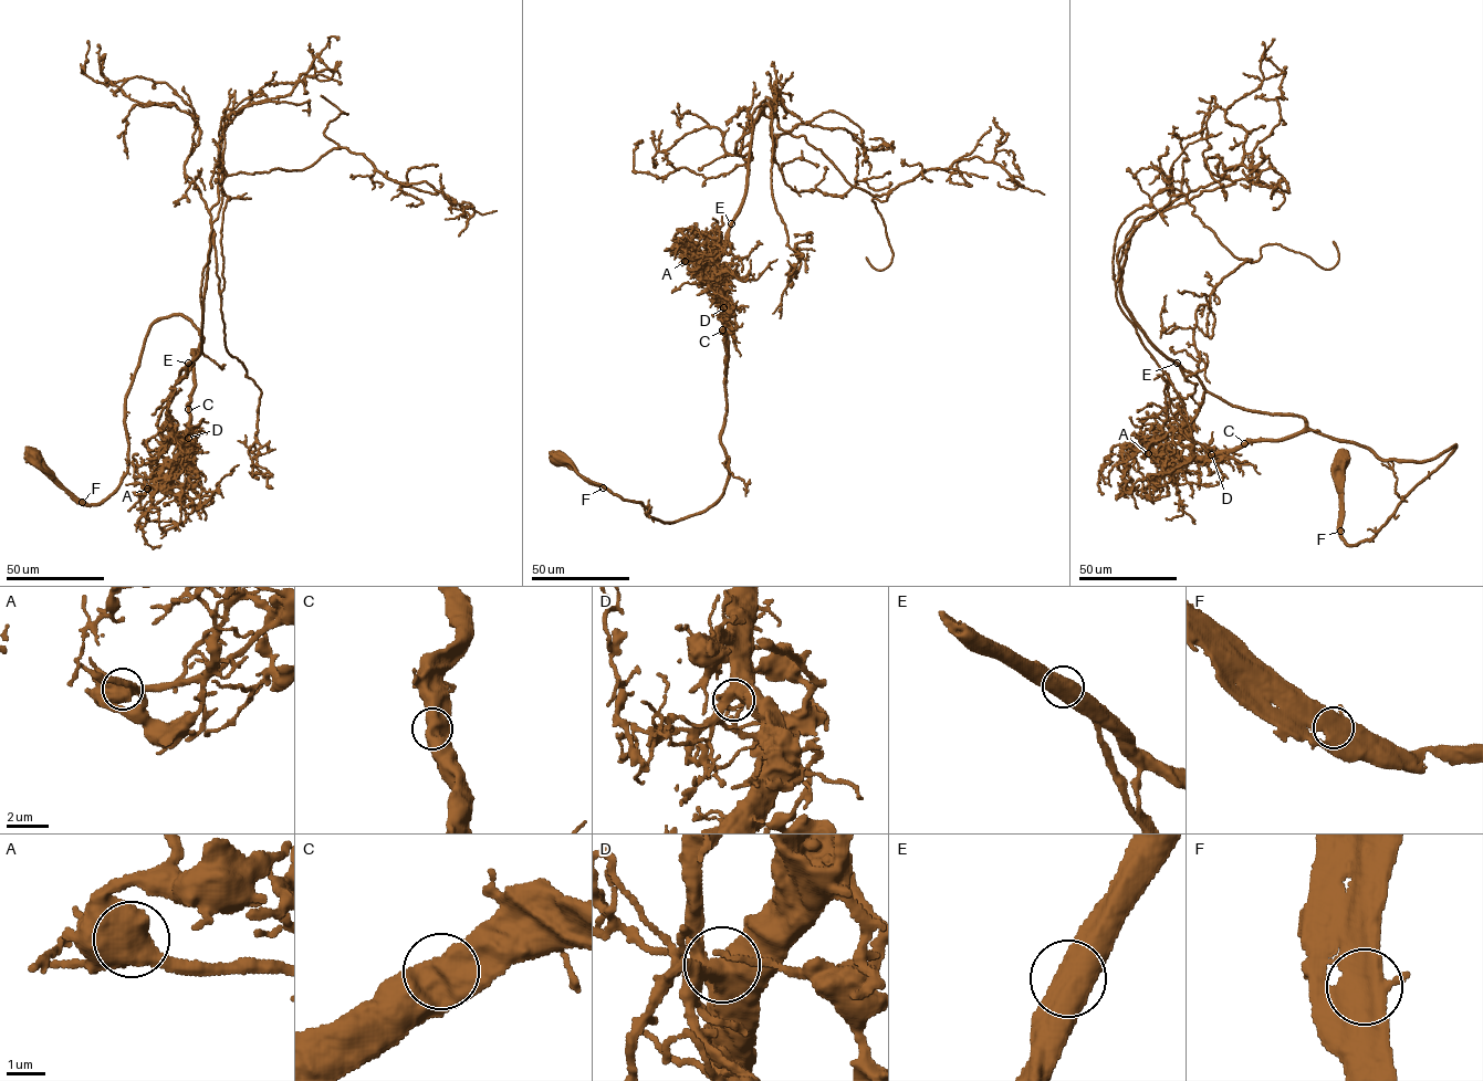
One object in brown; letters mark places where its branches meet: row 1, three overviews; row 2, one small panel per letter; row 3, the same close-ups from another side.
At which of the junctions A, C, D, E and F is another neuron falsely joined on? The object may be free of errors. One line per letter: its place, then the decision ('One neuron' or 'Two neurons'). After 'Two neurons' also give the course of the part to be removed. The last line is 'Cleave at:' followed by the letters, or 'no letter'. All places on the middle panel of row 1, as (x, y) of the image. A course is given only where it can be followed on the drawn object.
A: Place: (685, 261). One neuron
C: Place: (722, 329). One neuron
D: Place: (723, 307). One neuron
E: Place: (731, 223). Two neurons. Course of the part to remove: (731, 223), (764, 100), (781, 129), (873, 195), (974, 157), (1022, 178), (1012, 151), (995, 153)
F: Place: (603, 487). One neuron
Cleave at: E

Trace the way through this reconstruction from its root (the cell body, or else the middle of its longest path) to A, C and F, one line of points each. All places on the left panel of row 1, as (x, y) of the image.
A: (34, 455), (75, 497), (107, 499), (146, 336), (180, 315), (202, 338), (190, 445), (147, 489)
C: (34, 455), (75, 497), (107, 499), (127, 470), (125, 397), (145, 338), (171, 315), (202, 338), (188, 409)
F: (34, 455), (38, 455), (54, 481), (82, 502)

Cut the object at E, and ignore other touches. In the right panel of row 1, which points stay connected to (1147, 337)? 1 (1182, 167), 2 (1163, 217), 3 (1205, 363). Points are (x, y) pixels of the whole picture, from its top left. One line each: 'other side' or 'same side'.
1: other side
2: same side
3: other side

